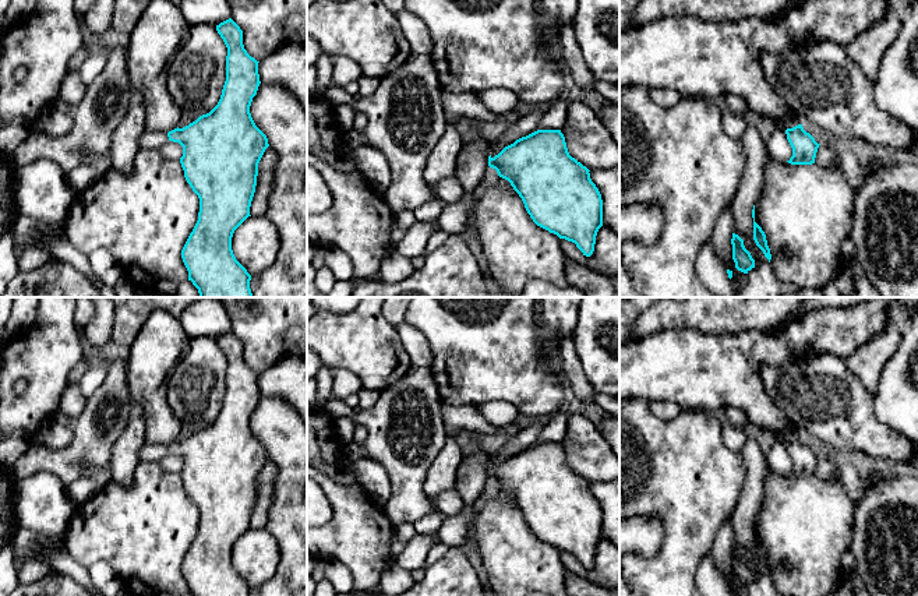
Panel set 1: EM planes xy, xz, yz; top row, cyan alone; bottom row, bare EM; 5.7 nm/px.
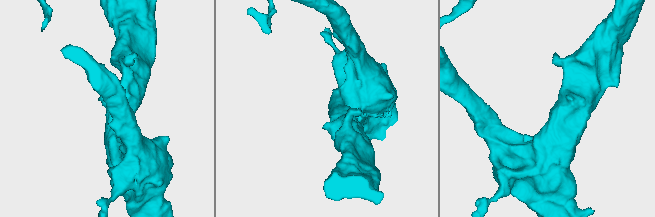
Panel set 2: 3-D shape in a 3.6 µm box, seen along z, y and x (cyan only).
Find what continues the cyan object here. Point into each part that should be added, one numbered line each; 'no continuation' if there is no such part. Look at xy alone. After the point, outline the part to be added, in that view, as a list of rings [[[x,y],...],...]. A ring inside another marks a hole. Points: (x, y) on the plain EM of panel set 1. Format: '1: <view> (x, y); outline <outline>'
1: xy (155, 452); outline [[[145,444],[140,451],[140,462],[155,461],[159,462],[169,454],[167,445]]]

